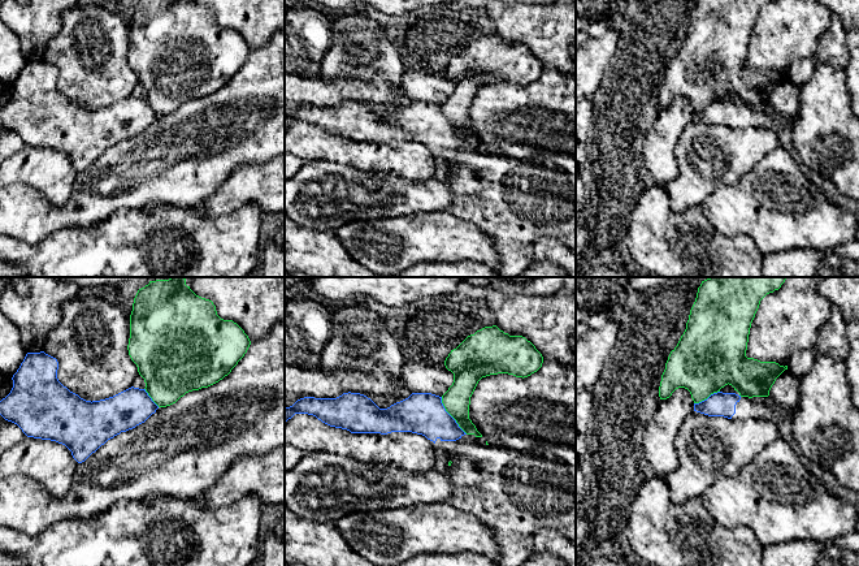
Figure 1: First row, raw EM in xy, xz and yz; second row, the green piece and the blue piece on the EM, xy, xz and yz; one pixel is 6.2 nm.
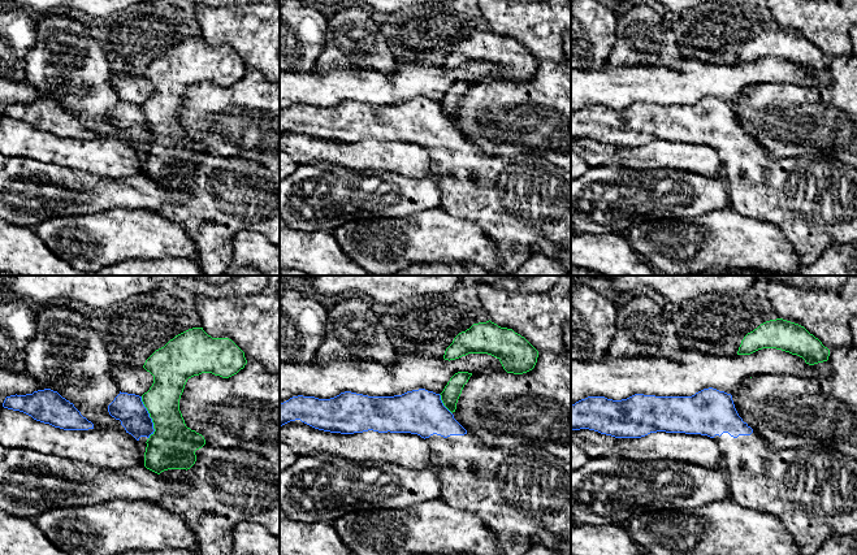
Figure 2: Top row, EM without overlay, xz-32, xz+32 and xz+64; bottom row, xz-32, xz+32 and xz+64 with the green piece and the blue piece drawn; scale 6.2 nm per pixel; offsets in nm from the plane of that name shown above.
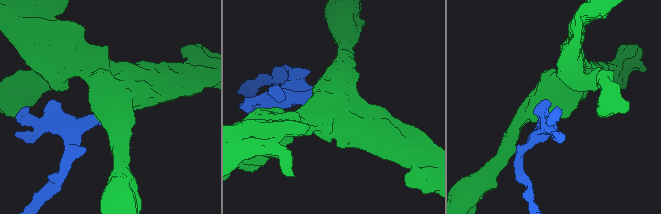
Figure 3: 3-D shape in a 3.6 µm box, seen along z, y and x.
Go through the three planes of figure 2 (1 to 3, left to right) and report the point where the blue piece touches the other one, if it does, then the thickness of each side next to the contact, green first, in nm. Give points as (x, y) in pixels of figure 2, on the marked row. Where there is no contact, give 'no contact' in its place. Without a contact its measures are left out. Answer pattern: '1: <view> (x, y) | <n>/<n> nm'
1: xz-32 (150, 416) | 280/190 nm
2: xz+32 (444, 404) | 110/280 nm
3: no contact

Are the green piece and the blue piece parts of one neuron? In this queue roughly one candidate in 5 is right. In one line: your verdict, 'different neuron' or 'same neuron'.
different neuron

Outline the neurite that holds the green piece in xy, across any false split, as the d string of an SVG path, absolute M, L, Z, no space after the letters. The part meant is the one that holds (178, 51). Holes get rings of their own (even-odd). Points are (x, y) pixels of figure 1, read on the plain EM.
M138 0L134 7L127 59L144 87L146 100L159 116L222 88L250 53L248 44L237 31L221 27L213 10L194 0Z

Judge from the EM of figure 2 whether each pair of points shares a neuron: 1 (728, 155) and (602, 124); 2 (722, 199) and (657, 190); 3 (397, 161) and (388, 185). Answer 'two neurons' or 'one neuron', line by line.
1: one neuron
2: one neuron
3: two neurons

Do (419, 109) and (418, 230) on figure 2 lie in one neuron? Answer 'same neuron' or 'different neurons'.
different neurons

